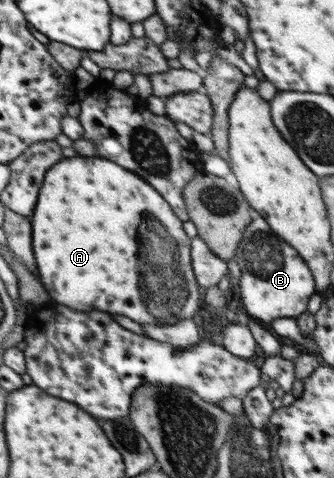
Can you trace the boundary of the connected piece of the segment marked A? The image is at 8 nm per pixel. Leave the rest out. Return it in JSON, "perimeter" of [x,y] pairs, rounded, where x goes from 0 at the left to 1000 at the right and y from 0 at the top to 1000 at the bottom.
{"perimeter":[[[219,326],[171,339],[153,347],[135,364],[129,393],[117,402],[117,423],[105,435],[105,448],[93,456],[99,469],[99,527],[111,540],[111,565],[123,577],[129,598],[141,603],[147,619],[171,628],[189,640],[219,640],[225,649],[302,649],[302,653],[332,653],[332,657],[362,657],[380,661],[416,678],[518,678],[542,667],[575,667],[608,640],[614,640],[611,607],[590,594],[581,565],[575,563],[572,508],[557,494],[548,464],[518,444],[512,431],[446,389],[428,381],[410,364],[350,347],[344,339],[326,339],[314,331],[254,331],[254,326]]]}

